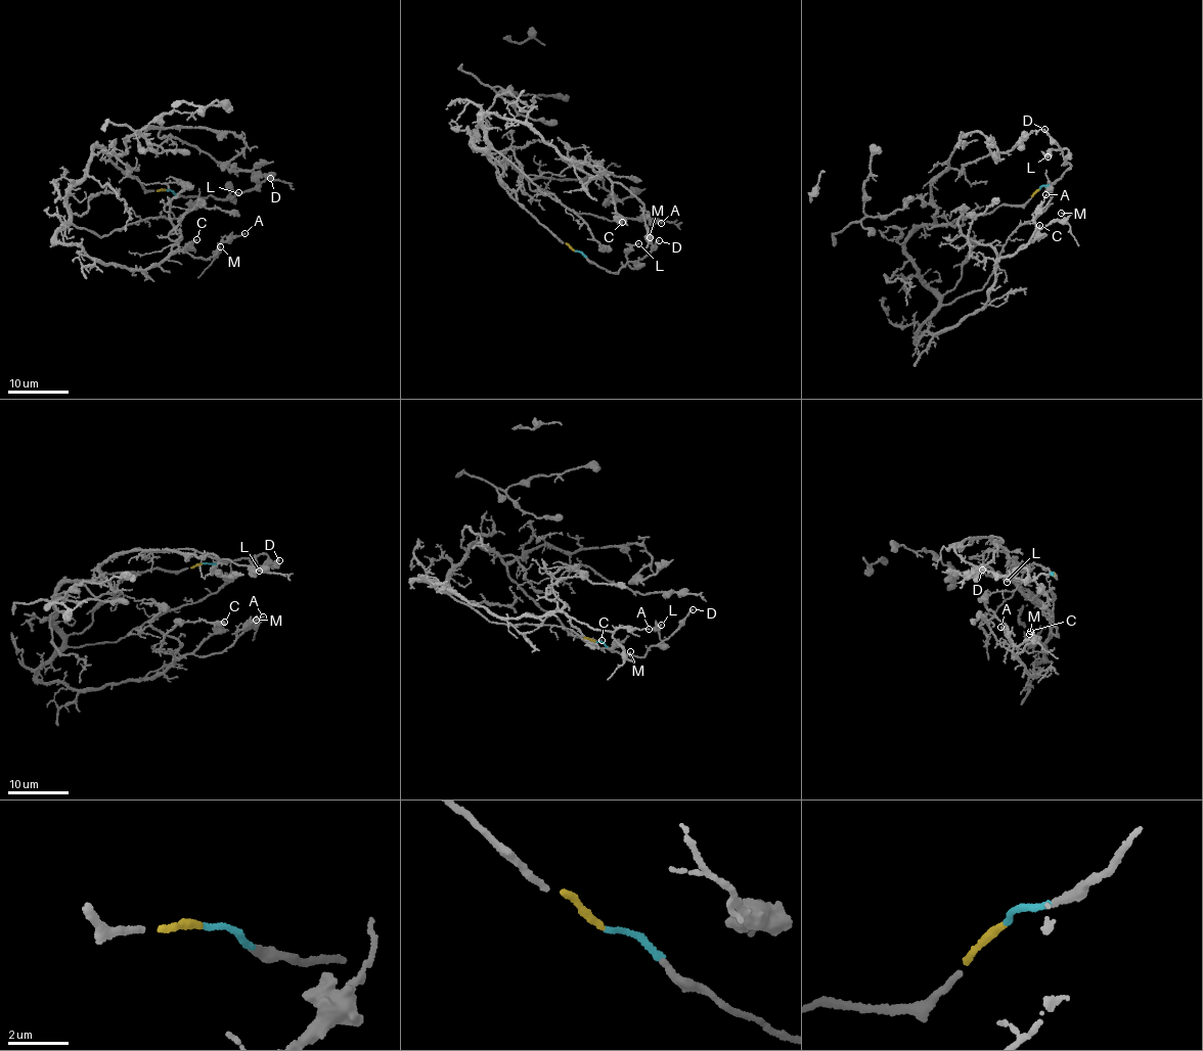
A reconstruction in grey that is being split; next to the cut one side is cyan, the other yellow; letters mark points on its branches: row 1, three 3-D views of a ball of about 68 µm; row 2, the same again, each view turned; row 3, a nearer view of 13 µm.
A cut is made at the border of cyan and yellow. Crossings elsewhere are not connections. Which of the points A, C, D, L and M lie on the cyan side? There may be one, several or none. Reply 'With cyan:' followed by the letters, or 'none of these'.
With cyan: D, L

